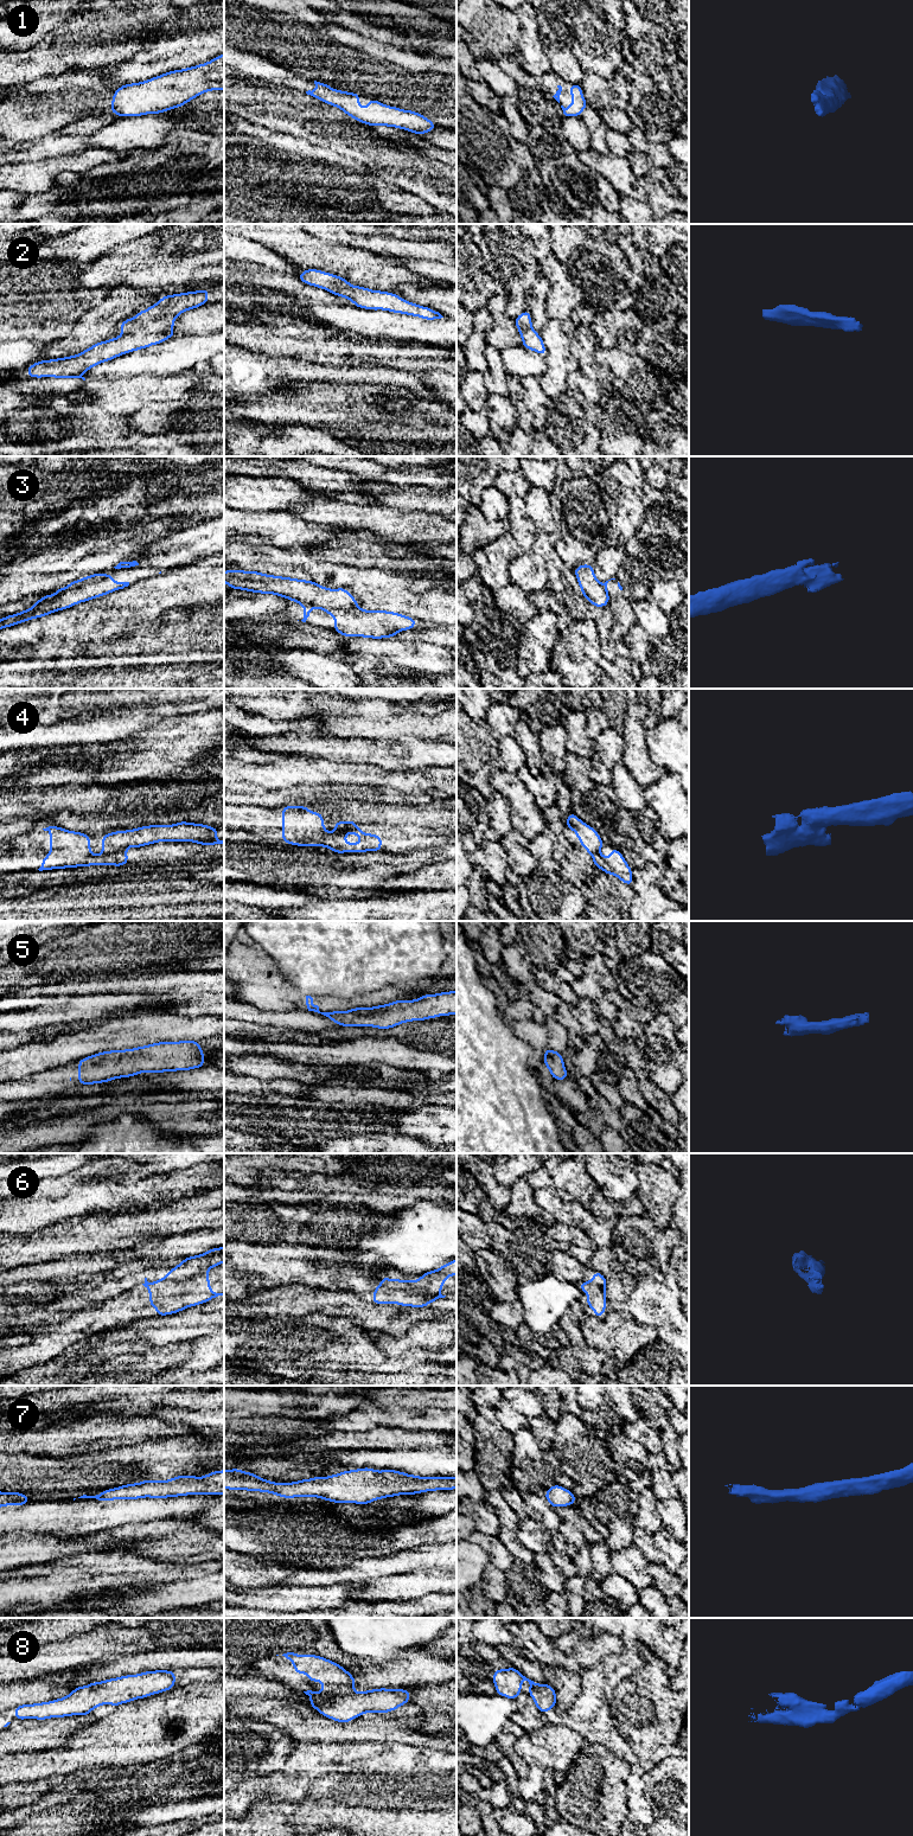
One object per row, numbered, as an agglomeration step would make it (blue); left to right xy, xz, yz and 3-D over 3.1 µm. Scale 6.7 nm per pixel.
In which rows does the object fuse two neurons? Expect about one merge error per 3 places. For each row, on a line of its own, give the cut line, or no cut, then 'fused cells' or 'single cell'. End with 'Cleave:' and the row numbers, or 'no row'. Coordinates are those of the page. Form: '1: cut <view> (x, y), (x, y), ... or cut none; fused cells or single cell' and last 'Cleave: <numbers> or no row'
1: cut none; single cell
2: cut none; single cell
3: cut xz (301, 603), (312, 603), (320, 607), (355, 607); fused cells
4: cut none; single cell
5: cut none; single cell
6: cut xz (378, 1285), (385, 1288), (415, 1288), (431, 1294), (440, 1294); fused cells
7: cut none; single cell
8: cut none; single cell
Cleave: 3, 6

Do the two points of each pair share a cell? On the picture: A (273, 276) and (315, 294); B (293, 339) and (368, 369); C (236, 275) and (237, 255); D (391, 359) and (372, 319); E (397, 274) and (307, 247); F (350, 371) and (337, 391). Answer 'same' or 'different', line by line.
A: same
B: different
C: different
D: different
E: same
F: different

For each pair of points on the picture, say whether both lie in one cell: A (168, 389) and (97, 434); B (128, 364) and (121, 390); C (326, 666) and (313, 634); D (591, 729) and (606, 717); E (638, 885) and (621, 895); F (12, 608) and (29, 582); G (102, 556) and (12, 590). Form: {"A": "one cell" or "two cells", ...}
{"A": "one cell", "B": "two cells", "C": "two cells", "D": "one cell", "E": "two cells", "F": "two cells", "G": "one cell"}

